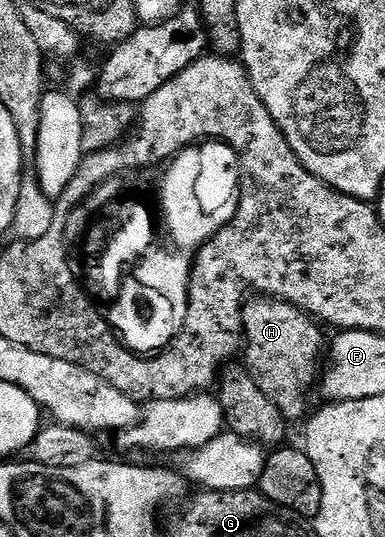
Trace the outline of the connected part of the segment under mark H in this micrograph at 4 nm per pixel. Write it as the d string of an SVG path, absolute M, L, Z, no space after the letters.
M251 297L243 304L243 338L245 340L245 355L247 351L247 363L245 370L257 381L258 389L261 389L274 405L284 415L285 420L294 423L304 420L308 414L310 383L320 378L321 363L319 358L325 355L325 339L320 324L312 319L306 311L295 307L291 303L285 303L282 299L274 297Z

